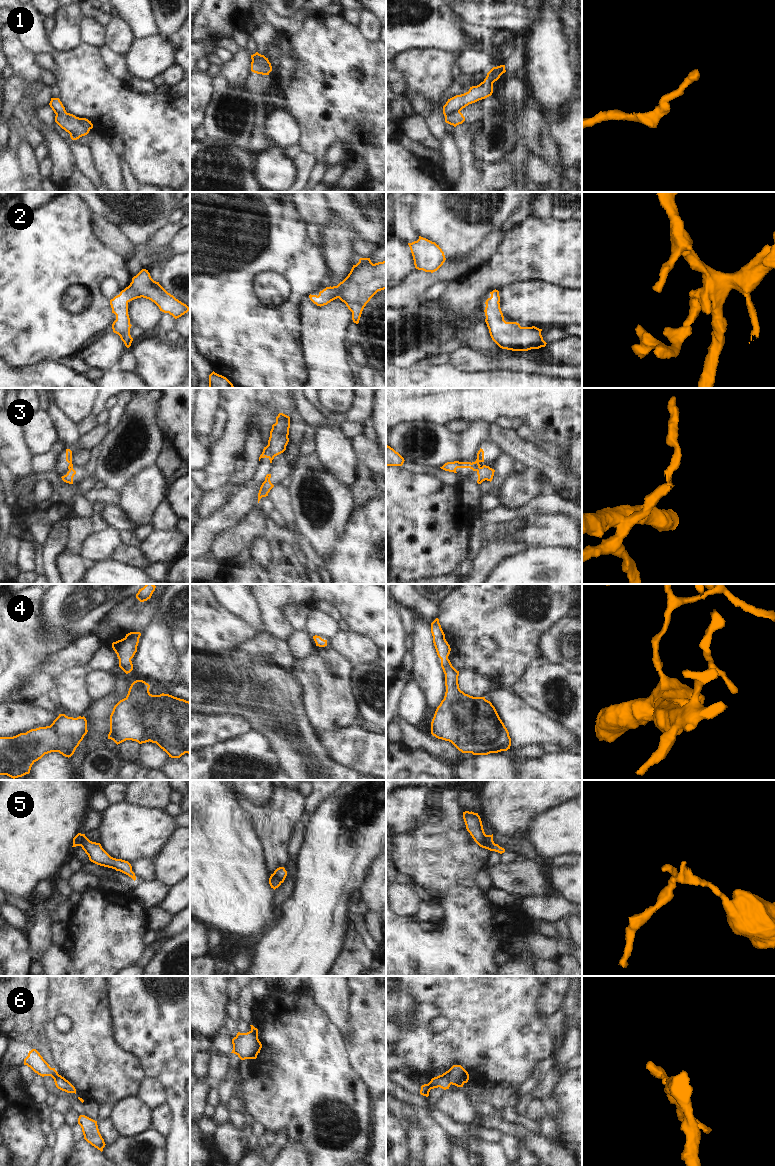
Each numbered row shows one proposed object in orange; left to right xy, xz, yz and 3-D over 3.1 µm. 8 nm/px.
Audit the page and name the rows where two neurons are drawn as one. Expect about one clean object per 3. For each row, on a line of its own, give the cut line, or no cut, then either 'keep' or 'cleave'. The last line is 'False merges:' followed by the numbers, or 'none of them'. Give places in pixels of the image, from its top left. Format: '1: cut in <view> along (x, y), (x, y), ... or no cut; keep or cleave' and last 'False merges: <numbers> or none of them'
1: cut in yz along (459, 110), (453, 111), (445, 118); cleave
2: no cut; keep
3: cut in xy along (72, 467), (69, 470); cleave
4: no cut; keep
5: cut in yz along (485, 835), (485, 841), (490, 849); cleave
6: cut in yz along (442, 1074), (450, 1084); cleave
False merges: 1, 3, 5, 6

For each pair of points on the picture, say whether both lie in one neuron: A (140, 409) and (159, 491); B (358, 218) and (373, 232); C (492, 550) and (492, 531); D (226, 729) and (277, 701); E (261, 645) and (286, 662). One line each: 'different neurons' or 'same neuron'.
A: different neurons
B: same neuron
C: different neurons
D: different neurons
E: same neuron

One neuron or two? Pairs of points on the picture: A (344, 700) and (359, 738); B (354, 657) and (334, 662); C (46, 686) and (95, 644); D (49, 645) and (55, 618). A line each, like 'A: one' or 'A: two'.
A: two
B: two
C: one
D: two

